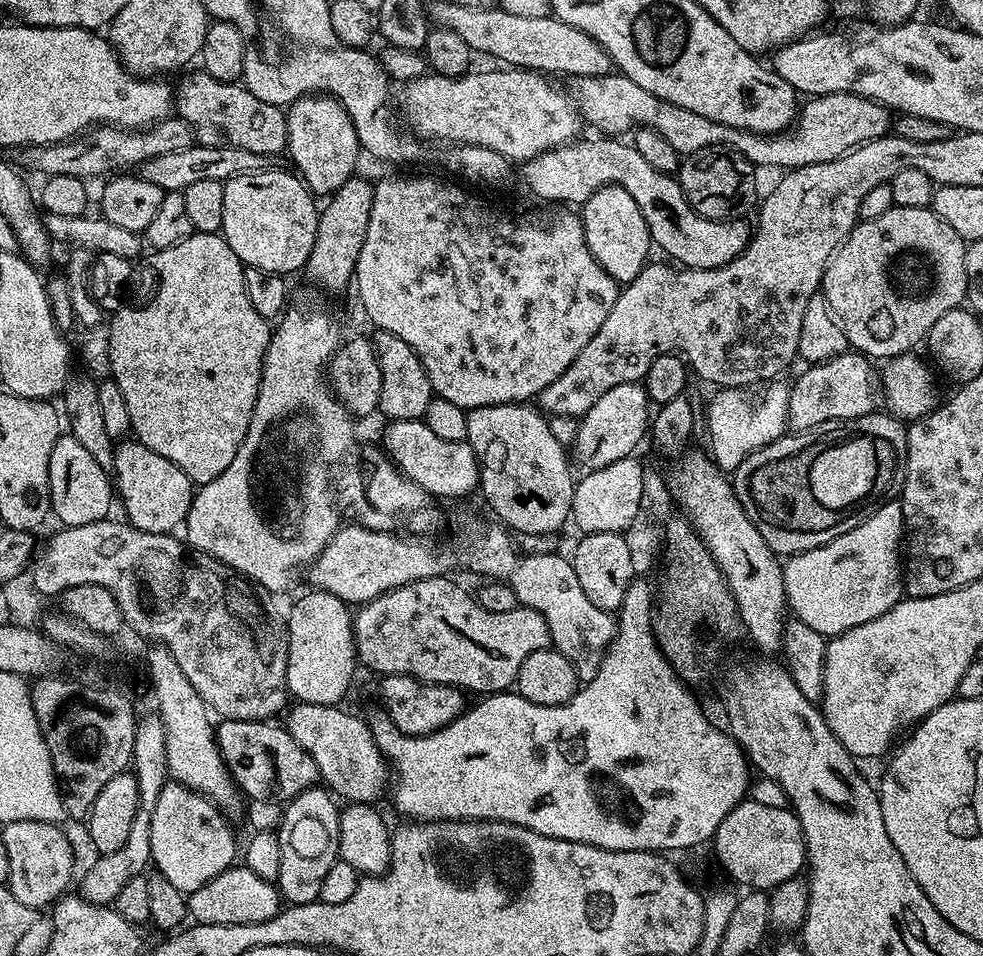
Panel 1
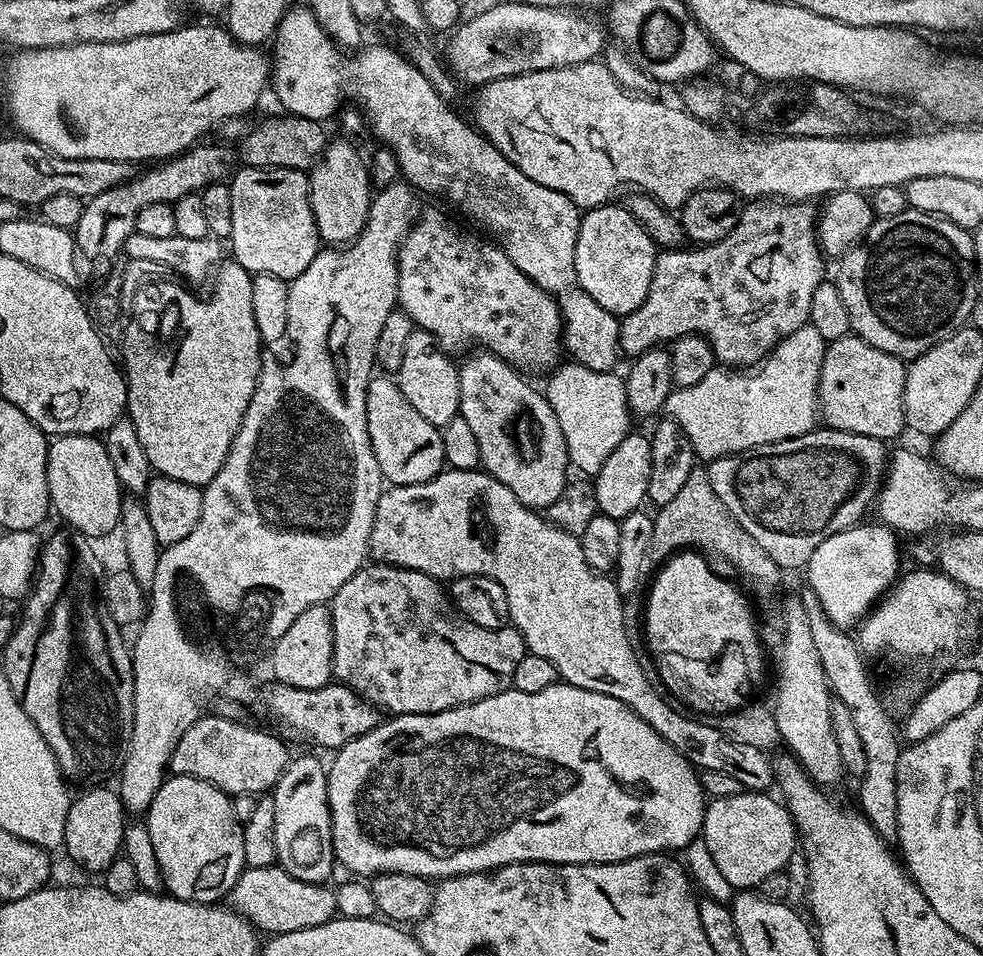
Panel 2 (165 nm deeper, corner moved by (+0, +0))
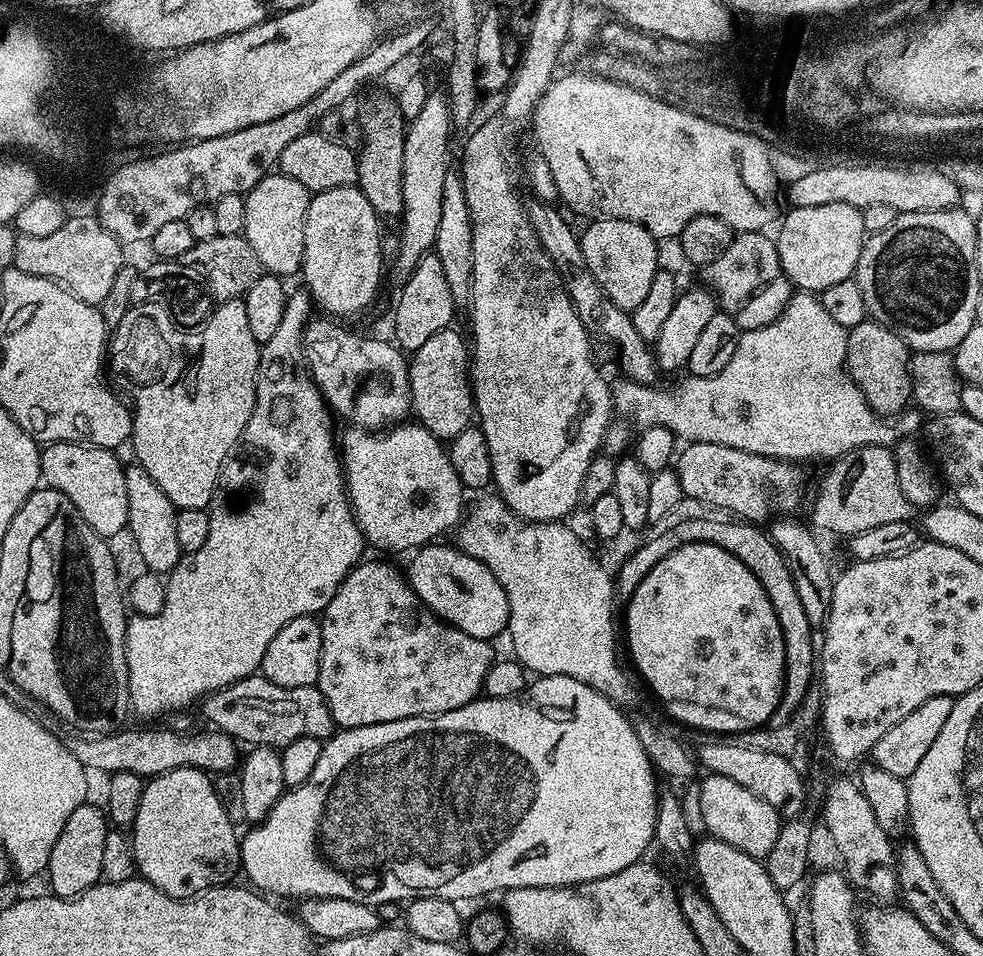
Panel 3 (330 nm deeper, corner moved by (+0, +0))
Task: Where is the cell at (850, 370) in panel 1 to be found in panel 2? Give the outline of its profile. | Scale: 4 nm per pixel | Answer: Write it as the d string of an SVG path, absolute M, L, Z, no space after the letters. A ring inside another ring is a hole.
M849 334L831 341L825 347L822 374L820 375L820 407L819 415L823 423L834 430L842 430L859 436L878 438L891 442L900 431L905 431L904 422L904 387L908 369L905 361L894 354L886 354L861 336Z

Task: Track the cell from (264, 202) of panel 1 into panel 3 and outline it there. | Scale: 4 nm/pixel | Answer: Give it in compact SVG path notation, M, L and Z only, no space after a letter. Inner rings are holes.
M283 174L264 176L244 196L246 222L242 235L254 254L258 254L258 262L265 273L289 278L303 269L304 231L309 199L310 193L302 186L302 182Z

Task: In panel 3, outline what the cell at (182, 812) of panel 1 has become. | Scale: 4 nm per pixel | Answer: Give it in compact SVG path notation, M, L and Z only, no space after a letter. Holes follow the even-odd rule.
M179 768L161 776L151 777L144 785L142 802L138 802L138 814L130 829L130 839L136 871L154 887L176 900L187 900L229 883L235 872L241 871L240 842L237 825L230 822L222 802L218 802L213 777L199 768Z

